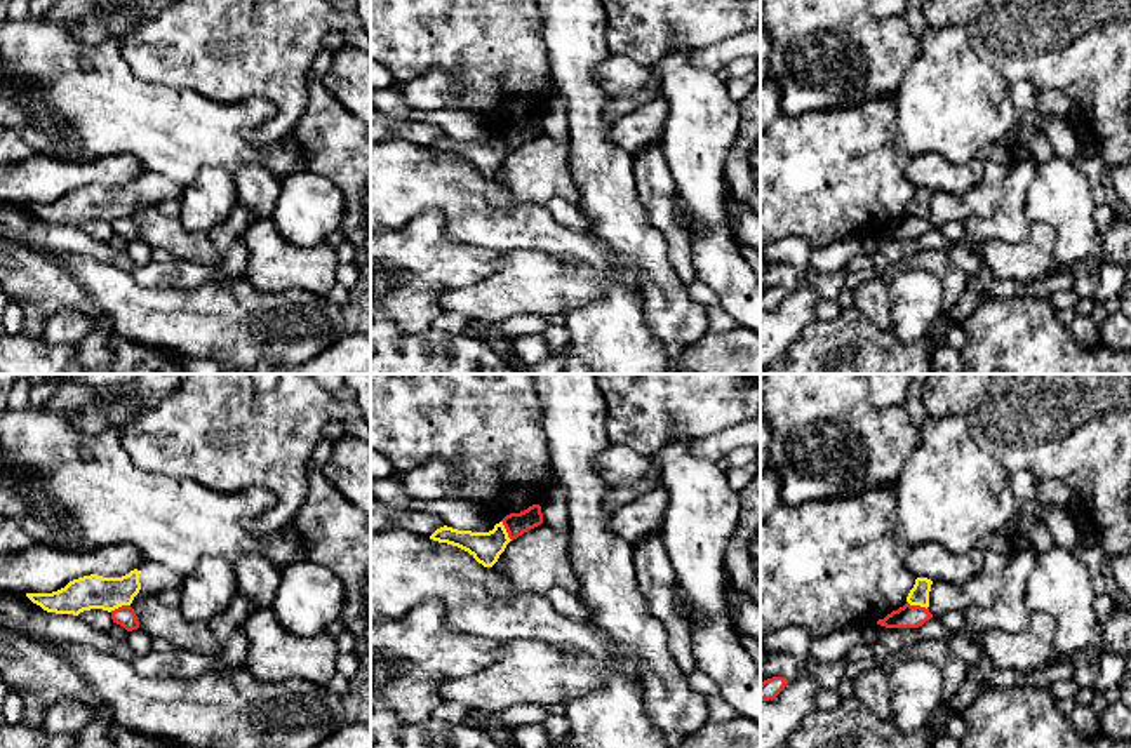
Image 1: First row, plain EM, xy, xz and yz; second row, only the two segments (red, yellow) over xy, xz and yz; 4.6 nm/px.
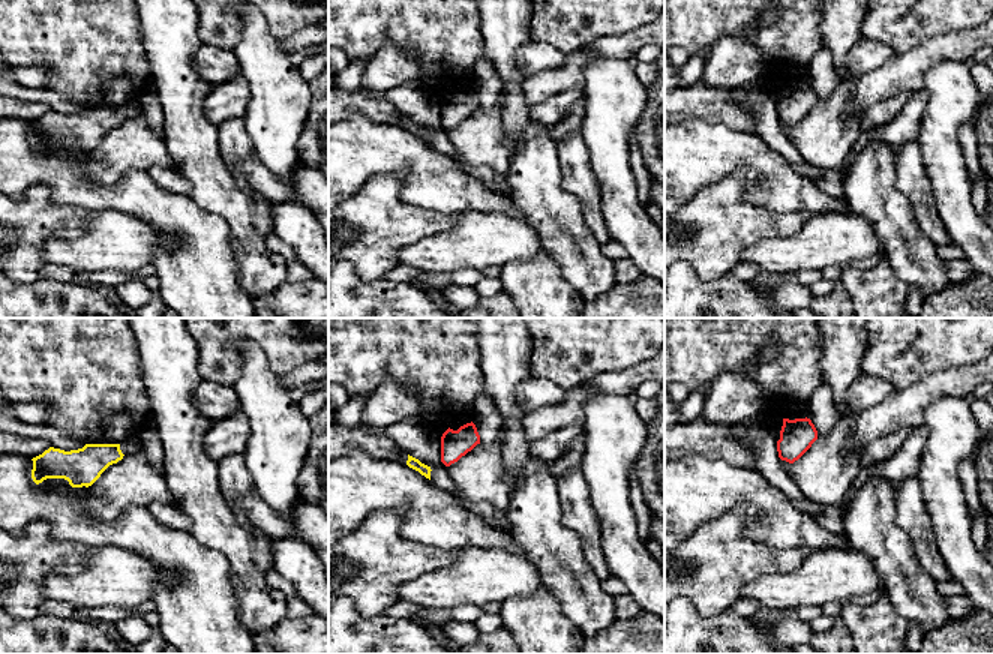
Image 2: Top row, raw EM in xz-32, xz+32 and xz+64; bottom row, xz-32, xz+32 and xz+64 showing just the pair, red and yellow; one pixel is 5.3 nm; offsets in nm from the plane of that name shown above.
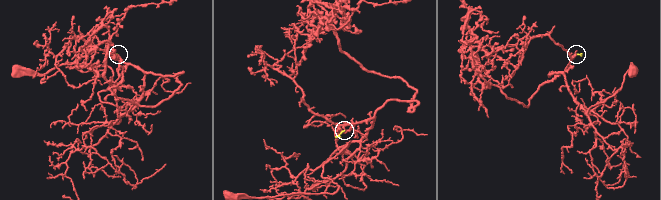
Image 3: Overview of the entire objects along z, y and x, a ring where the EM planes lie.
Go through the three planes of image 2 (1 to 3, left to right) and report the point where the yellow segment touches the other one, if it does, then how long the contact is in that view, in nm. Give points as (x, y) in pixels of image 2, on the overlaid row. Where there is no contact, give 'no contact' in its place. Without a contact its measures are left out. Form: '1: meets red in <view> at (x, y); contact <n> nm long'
1: no contact
2: no contact
3: no contact

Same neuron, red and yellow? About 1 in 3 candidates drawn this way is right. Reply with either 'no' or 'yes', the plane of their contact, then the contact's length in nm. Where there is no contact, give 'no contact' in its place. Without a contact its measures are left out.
no; contact in yz; length 100 nm

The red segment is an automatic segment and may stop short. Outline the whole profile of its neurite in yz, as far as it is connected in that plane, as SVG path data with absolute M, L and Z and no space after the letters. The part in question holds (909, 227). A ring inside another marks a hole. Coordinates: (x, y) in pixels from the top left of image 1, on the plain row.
M907 212L898 221L893 221L884 230L879 230L877 235L886 238L919 238L931 228L933 224L929 223L929 219L920 216L910 216Z

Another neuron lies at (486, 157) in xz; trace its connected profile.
M503 132L496 134L489 143L458 141L444 136L430 150L468 162L484 177L492 177L512 151Z

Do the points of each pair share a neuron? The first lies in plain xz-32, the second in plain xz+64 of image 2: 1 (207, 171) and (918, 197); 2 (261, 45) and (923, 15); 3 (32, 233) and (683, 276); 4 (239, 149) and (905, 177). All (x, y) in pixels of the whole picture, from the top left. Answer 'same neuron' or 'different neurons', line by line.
1: different neurons
2: different neurons
3: different neurons
4: same neuron

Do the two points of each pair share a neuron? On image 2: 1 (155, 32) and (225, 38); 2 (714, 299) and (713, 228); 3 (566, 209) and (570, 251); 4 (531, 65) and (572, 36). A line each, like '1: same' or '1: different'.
1: different
2: different
3: same
4: different

